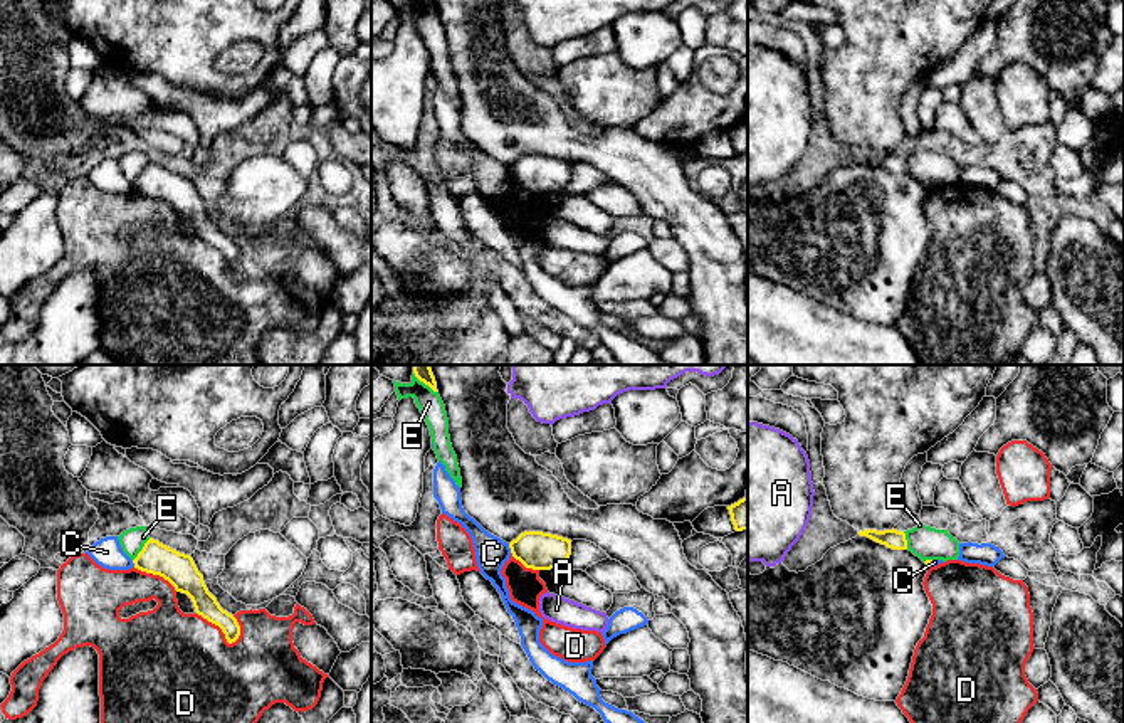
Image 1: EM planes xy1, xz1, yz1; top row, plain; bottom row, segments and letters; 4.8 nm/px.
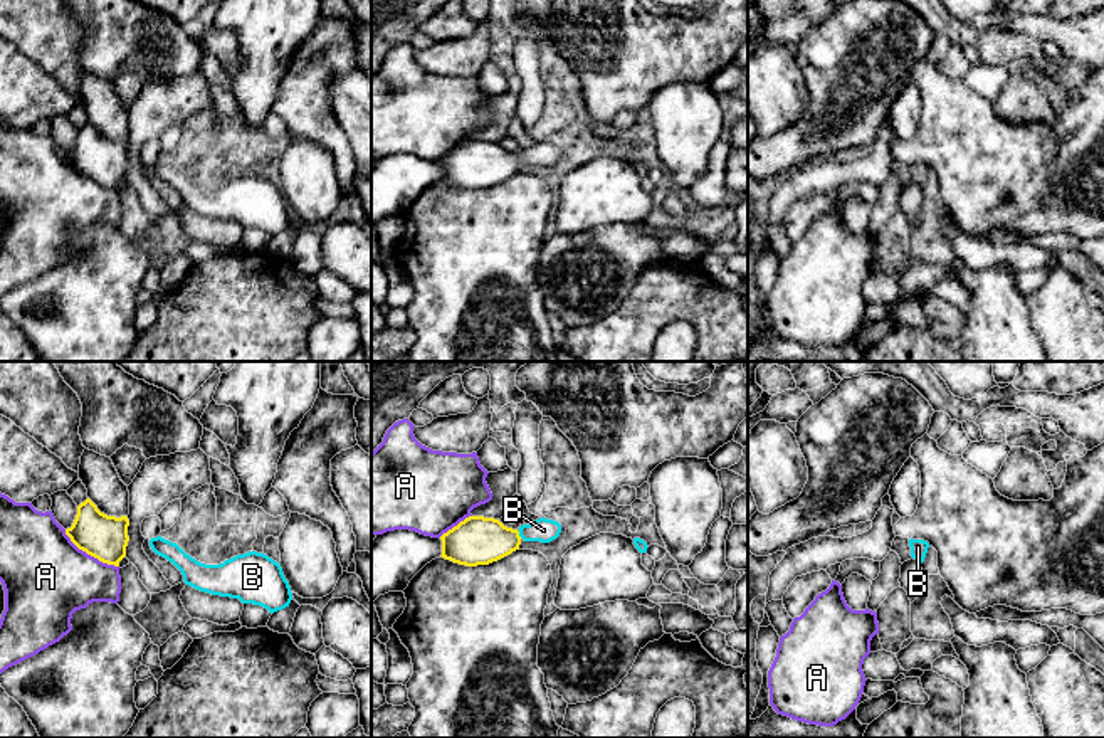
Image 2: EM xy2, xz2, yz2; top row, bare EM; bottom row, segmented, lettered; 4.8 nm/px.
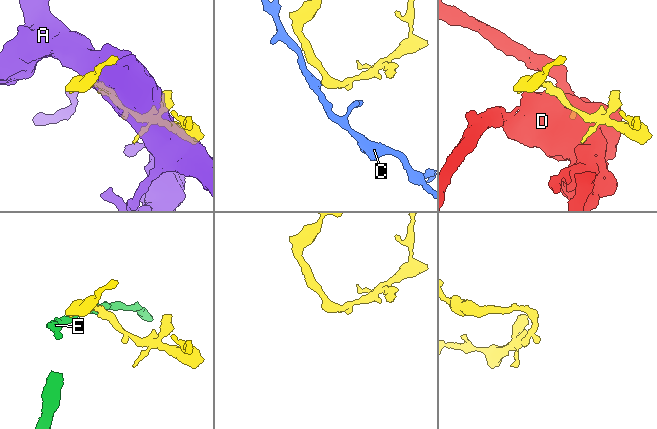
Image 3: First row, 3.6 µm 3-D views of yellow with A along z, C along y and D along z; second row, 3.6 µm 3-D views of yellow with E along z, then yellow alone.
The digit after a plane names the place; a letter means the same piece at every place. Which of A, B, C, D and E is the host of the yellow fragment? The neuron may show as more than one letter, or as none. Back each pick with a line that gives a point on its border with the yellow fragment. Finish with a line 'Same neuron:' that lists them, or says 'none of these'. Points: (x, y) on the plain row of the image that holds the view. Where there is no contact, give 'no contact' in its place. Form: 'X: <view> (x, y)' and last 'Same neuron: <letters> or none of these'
B: xz2 (518, 157)
Same neuron: B

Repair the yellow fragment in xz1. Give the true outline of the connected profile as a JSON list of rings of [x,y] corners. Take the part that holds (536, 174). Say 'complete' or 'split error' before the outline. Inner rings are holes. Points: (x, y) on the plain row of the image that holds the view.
complete; [[[524,155],[509,166],[509,172],[526,192],[551,193],[566,188],[571,163],[543,155]]]

